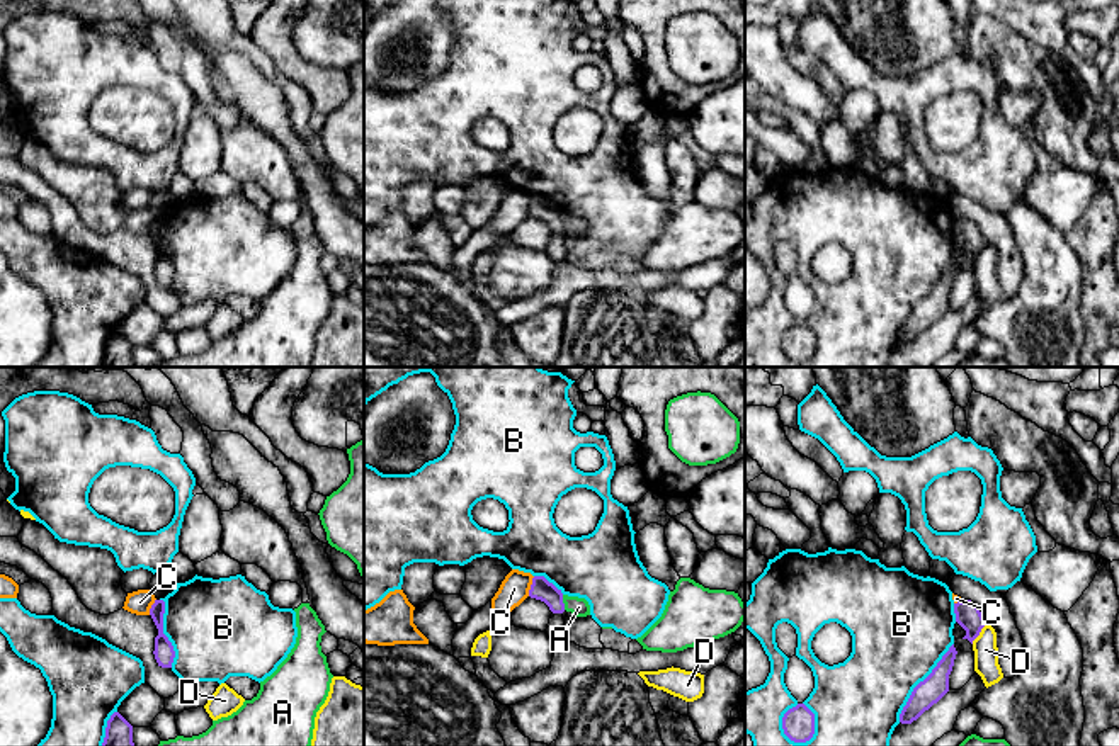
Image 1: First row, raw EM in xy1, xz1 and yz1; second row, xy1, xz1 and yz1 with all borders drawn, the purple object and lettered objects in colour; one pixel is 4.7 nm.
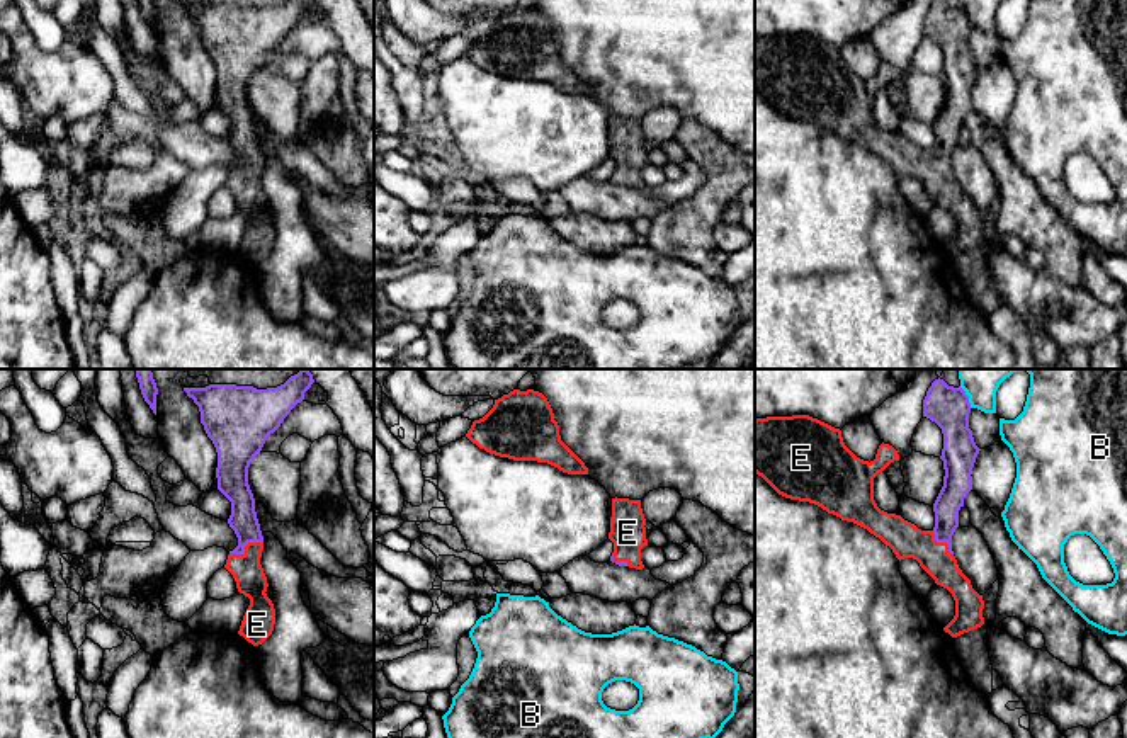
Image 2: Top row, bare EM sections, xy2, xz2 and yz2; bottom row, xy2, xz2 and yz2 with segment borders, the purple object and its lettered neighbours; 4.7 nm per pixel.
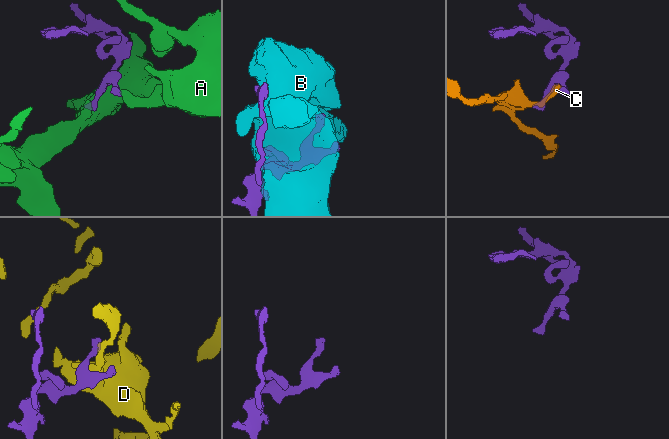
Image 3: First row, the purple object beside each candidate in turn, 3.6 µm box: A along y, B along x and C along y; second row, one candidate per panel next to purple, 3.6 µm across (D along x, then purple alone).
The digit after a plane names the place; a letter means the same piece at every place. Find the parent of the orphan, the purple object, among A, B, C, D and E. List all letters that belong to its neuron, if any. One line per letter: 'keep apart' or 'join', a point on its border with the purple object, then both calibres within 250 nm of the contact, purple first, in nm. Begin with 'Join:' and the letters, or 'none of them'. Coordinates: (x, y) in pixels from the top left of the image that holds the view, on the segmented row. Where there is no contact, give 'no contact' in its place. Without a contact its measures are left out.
Join: E
A: keep apart; contact xz1 (562, 602); calibres 100 and 90 nm
B: keep apart; contact yz1 (920, 682); calibres 120 and 440 nm
C: keep apart; contact xz1 (531, 587); calibres 100 and 140 nm
D: keep apart; contact yz1 (980, 631); calibres 120 and 110 nm
E: join; contact xy2 (243, 548); calibres 130 and 140 nm

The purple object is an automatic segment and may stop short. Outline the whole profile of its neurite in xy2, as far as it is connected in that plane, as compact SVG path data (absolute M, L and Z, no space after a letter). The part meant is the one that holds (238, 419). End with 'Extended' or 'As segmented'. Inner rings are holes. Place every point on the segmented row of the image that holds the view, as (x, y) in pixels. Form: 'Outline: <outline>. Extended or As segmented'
Outline: M301 369L284 384L267 389L236 384L184 388L199 406L201 423L216 447L218 490L231 502L228 524L238 546L229 551L224 568L233 575L238 592L250 599L238 634L253 646L272 634L275 609L265 593L269 583L260 565L263 536L248 485L248 468L313 383L313 374Z. Extended

